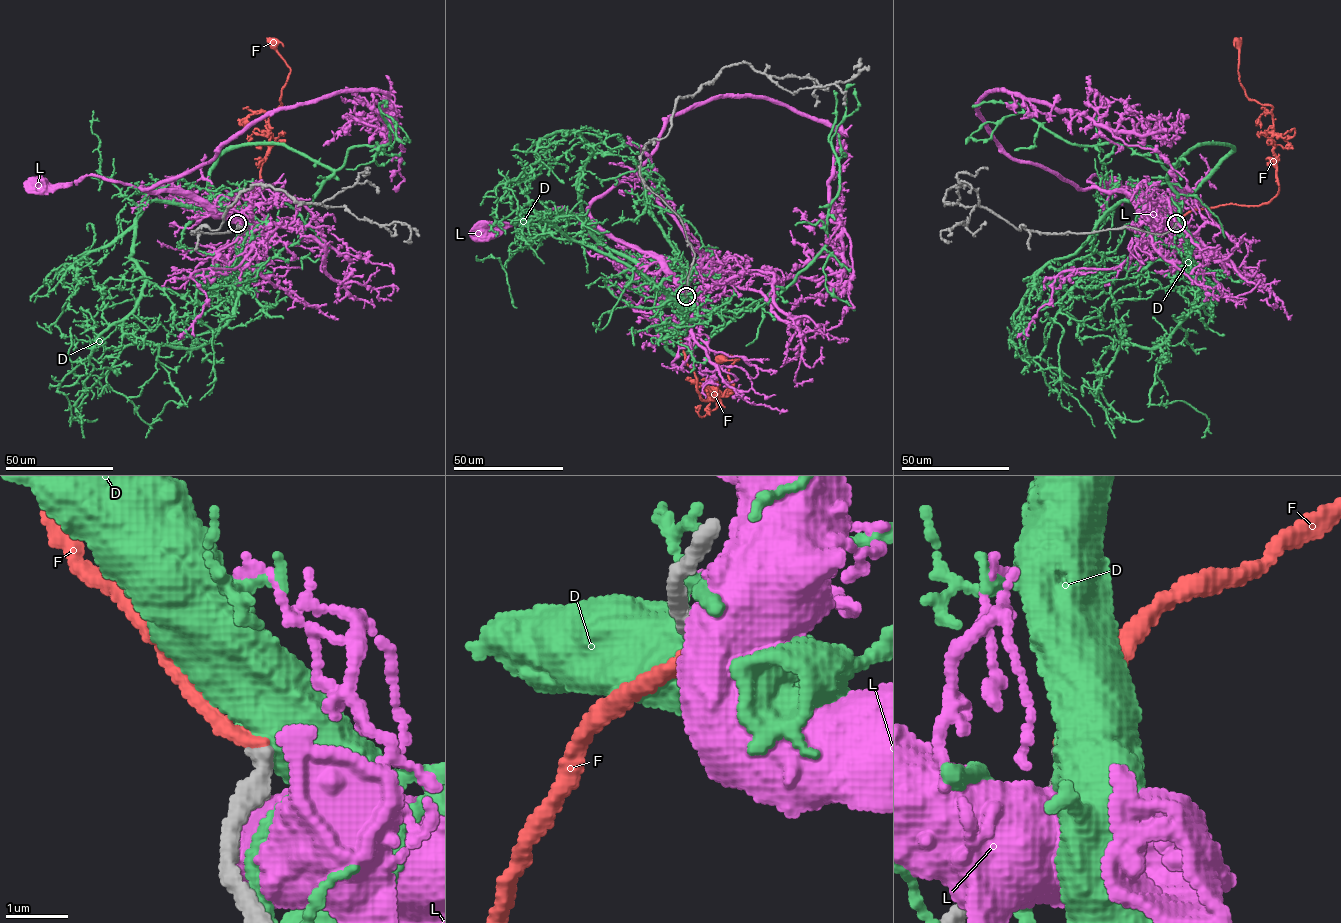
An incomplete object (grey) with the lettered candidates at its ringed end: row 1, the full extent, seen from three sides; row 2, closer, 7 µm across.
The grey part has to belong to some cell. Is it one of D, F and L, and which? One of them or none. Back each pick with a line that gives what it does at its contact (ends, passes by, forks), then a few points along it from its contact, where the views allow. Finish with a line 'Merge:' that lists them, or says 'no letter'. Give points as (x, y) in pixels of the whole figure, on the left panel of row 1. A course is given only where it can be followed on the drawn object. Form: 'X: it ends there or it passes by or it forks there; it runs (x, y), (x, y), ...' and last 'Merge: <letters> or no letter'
F: it ends there; it runs (238, 222), (227, 209), (248, 205), (260, 183), (268, 117), (290, 71), (276, 49), (283, 46)
Merge: F

